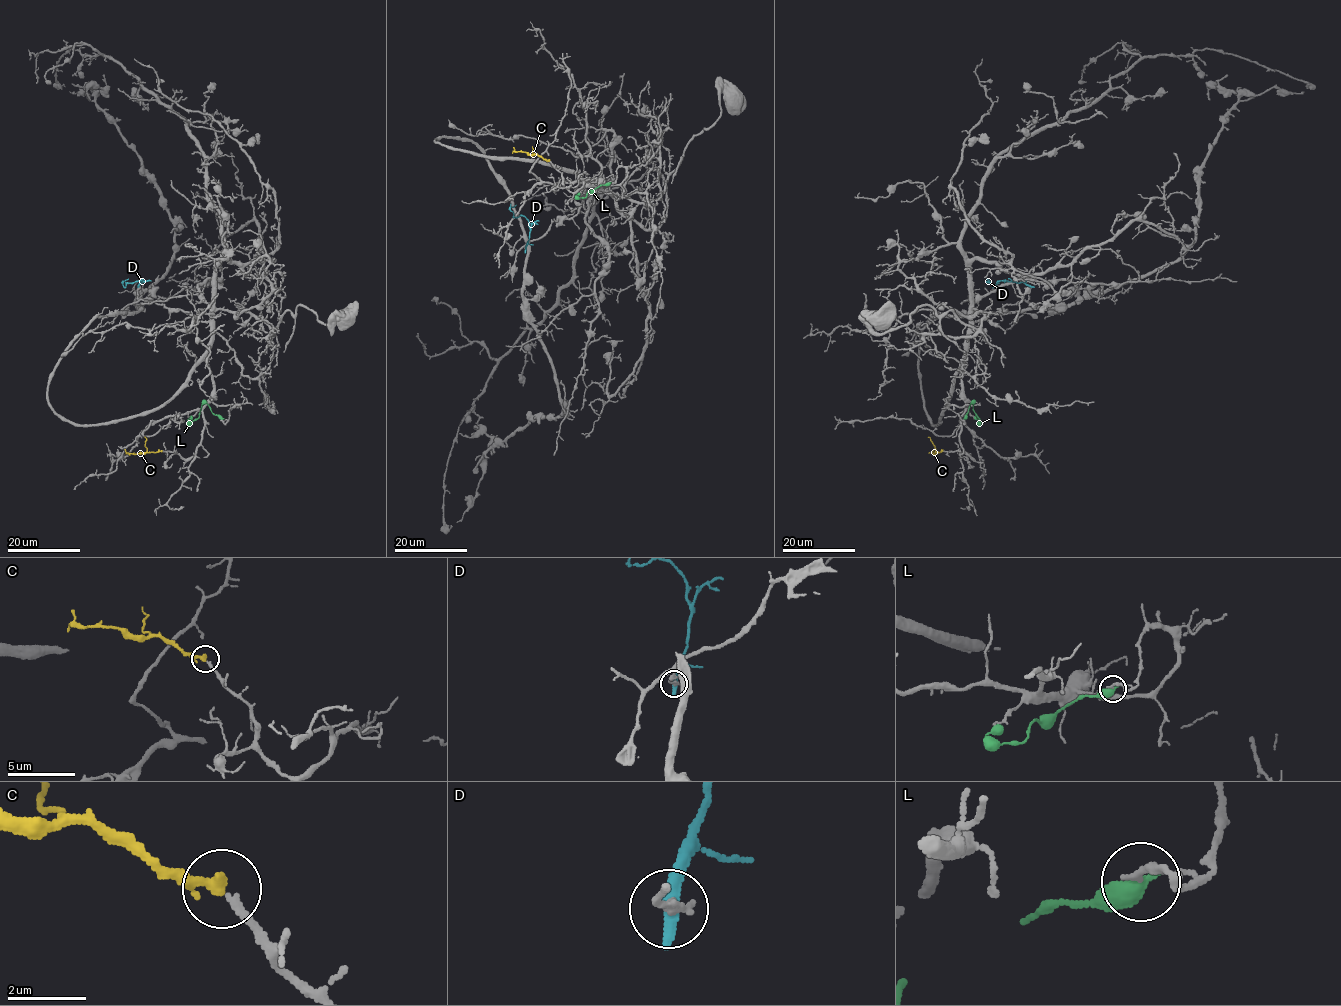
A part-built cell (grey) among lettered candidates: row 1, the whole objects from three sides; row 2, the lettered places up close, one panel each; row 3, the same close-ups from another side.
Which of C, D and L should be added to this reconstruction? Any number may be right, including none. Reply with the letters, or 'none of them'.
C

